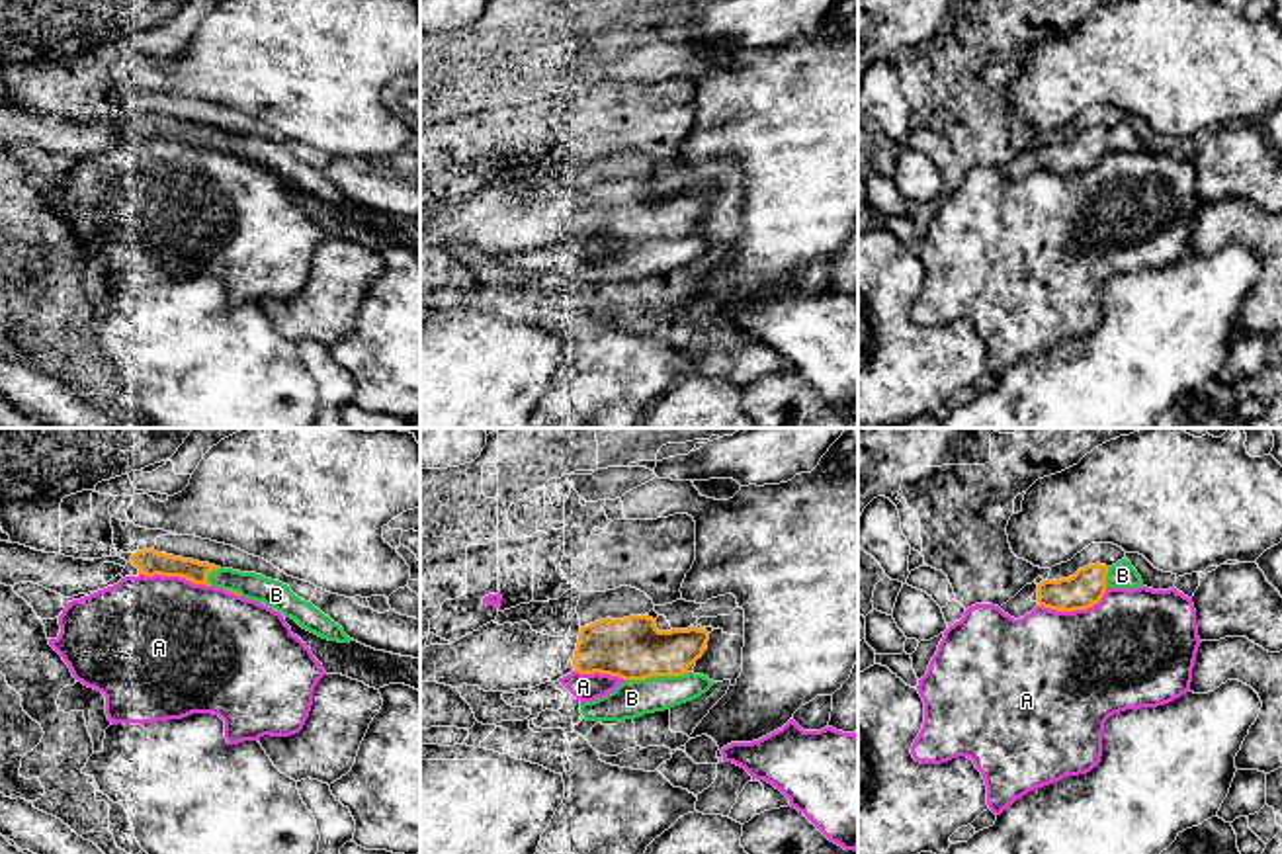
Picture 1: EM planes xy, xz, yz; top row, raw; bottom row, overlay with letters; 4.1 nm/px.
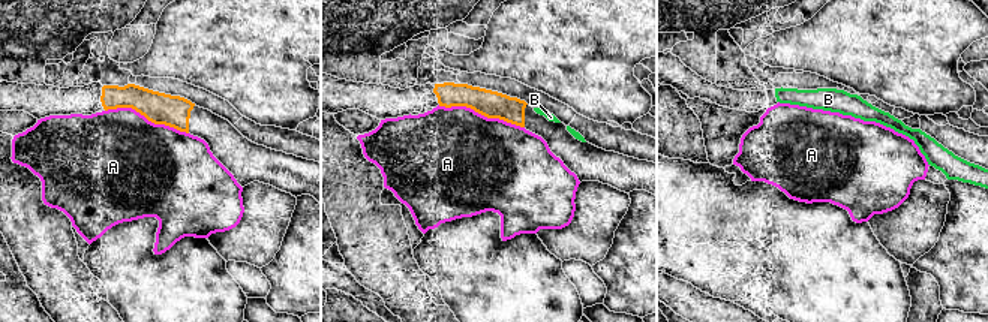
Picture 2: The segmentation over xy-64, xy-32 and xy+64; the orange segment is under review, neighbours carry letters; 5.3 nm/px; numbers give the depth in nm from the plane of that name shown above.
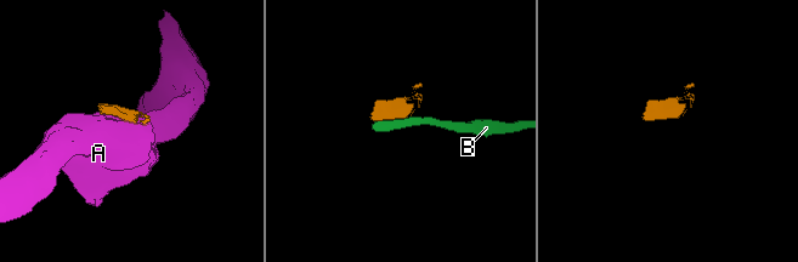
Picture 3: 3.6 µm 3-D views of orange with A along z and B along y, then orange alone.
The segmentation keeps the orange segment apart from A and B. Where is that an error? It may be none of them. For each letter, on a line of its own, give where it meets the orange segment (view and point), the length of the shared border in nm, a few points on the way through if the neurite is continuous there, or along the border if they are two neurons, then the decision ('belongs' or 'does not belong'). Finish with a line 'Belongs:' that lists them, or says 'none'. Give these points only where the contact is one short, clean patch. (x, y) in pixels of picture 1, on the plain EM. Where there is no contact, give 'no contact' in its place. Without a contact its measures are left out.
A: contact yz (1073, 172); length 300 nm; does not belong
B: contact xz (657, 237); length 260 nm; border xz (688, 235), (626, 243); does not belong
Belongs: none

